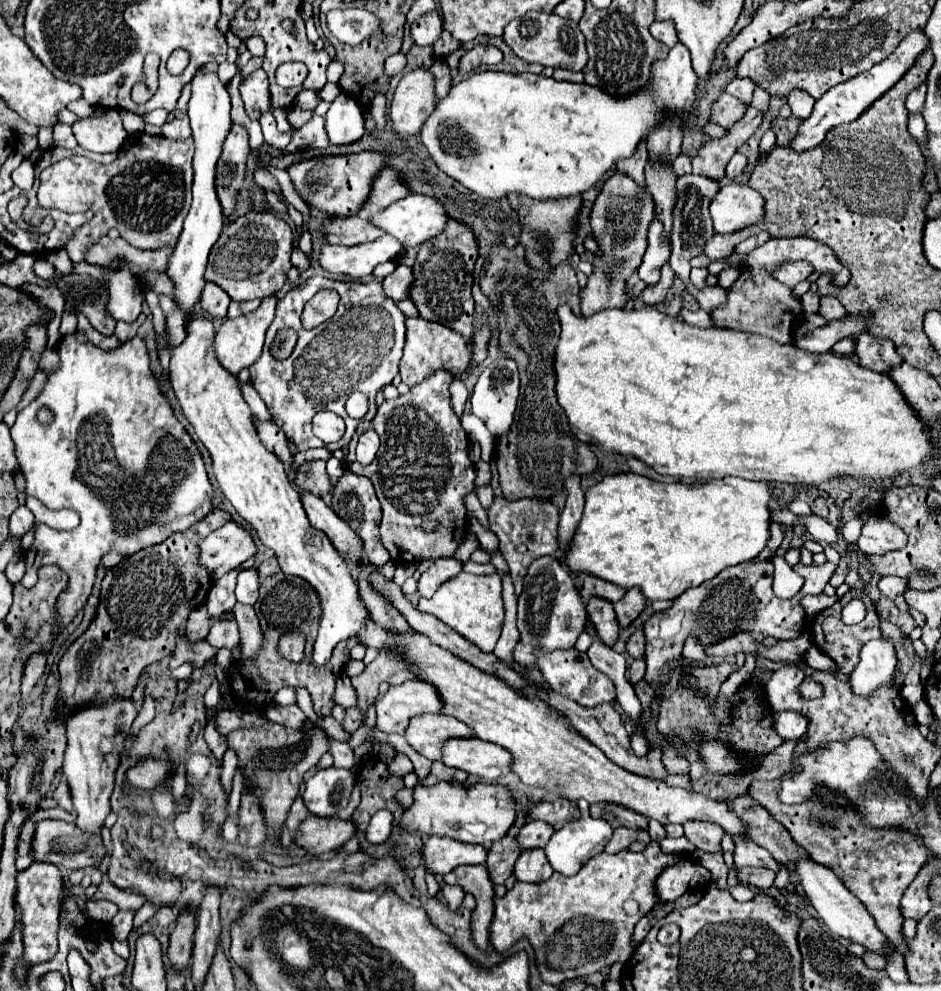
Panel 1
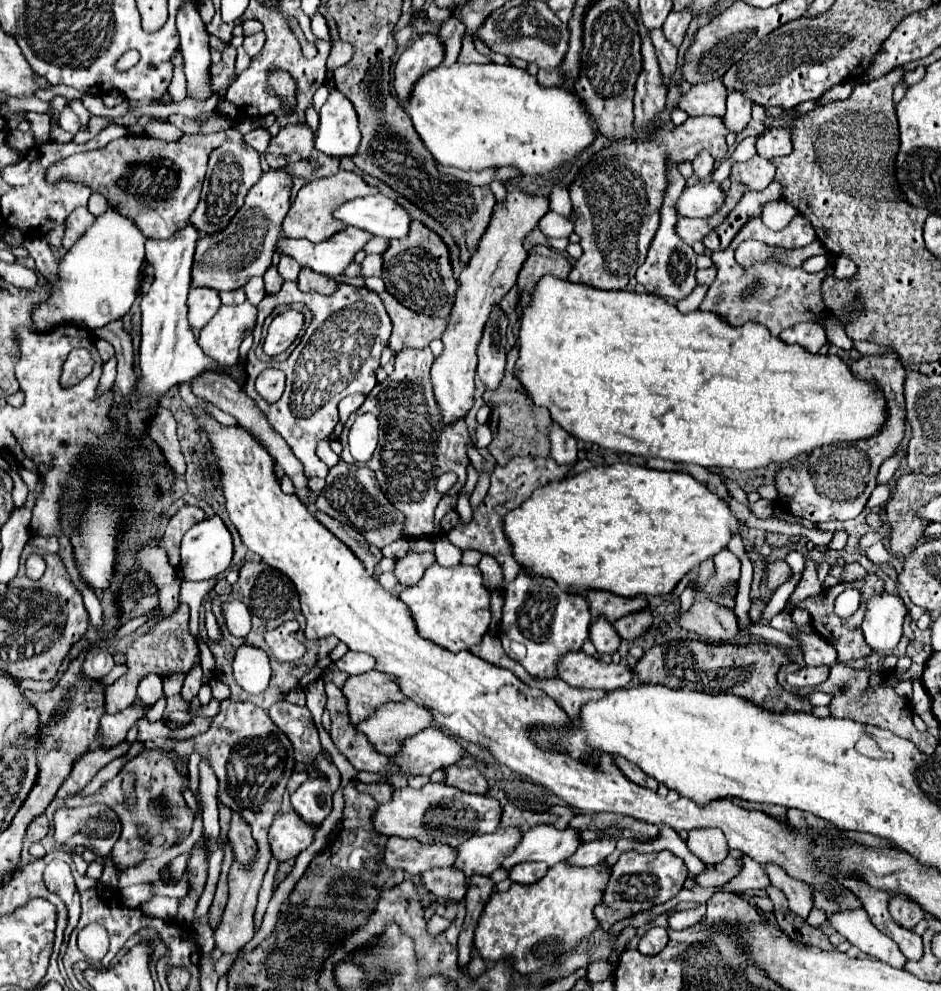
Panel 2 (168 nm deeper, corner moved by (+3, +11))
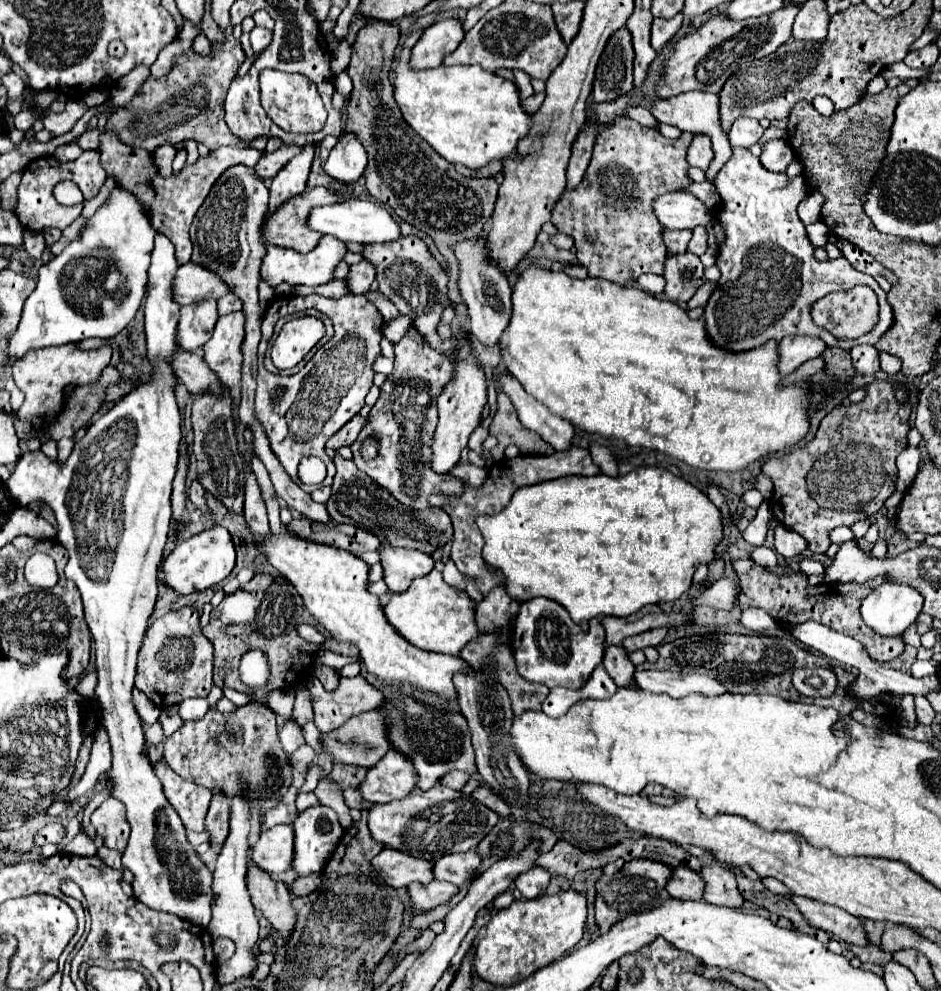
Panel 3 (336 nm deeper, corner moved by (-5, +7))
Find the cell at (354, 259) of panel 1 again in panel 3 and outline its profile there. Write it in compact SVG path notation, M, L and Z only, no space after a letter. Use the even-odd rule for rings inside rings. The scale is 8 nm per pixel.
M323 236L321 242L317 244L317 248L311 250L309 254L299 254L295 250L285 250L285 248L279 248L279 246L267 246L267 254L265 254L263 264L261 264L261 278L271 288L277 288L283 282L291 284L291 286L299 286L299 284L319 286L319 284L333 280L333 270L341 262L345 252L347 252L345 244L337 238L333 238L333 236Z

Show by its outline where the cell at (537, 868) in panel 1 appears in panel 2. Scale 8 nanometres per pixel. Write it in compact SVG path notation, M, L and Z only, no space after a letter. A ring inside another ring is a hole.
M523 862L523 864L513 866L513 870L509 870L509 878L513 882L533 884L539 878L543 878L545 872L547 872L547 866L545 864L539 864L539 862Z

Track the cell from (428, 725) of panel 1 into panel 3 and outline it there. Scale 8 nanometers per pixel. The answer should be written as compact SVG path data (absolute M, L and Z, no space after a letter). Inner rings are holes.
M363 712L359 716L349 718L349 722L345 722L341 728L323 734L321 742L323 742L323 752L329 752L333 756L333 762L347 766L361 766L361 768L373 768L391 748L387 742L383 716L375 712Z

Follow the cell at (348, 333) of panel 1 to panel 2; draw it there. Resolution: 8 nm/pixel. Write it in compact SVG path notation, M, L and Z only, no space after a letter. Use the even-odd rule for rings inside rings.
M283 282L281 290L275 294L267 294L257 306L257 310L259 310L259 318L253 332L255 344L245 362L245 372L247 372L245 392L267 414L271 426L285 438L293 454L301 458L307 478L311 476L325 478L329 468L325 466L325 462L319 460L319 456L315 454L315 448L337 426L339 422L337 404L349 394L367 396L377 384L375 372L379 368L379 358L383 348L389 344L389 334L393 330L391 318L377 292L365 286L359 288L347 282L341 282L341 286L337 286L337 290L331 296L323 296L317 292L303 294L301 290L297 290L297 282ZM293 302L301 302L313 312L313 322L305 330L305 350L293 350L285 362L257 360L255 346L259 344L263 320L273 312L273 308L289 306ZM265 368L279 368L287 374L285 396L273 404L269 404L255 390L255 378Z

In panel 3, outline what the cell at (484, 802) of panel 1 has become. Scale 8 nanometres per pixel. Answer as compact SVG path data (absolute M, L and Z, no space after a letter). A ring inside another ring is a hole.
M437 784L429 790L415 788L403 800L371 806L367 826L373 840L381 842L383 846L433 862L445 854L467 852L477 848L481 838L489 834L489 830L497 824L497 820L499 816L481 802L465 798L463 792L455 792L447 786Z

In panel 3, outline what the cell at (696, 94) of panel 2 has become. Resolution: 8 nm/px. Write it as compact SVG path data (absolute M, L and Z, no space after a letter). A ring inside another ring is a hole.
M685 92L685 94L677 94L673 98L655 100L651 104L649 112L655 116L655 120L659 124L677 126L681 132L701 132L701 134L709 134L711 136L715 156L713 156L711 166L707 166L707 170L705 170L705 180L713 182L713 178L717 176L717 172L721 170L721 166L725 166L725 162L731 156L731 144L727 140L727 134L721 130L721 122L719 122L719 98L717 98L717 94L709 94L709 92Z

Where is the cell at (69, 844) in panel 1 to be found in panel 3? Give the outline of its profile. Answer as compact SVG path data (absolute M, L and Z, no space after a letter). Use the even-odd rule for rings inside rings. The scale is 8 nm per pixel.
M109 798L103 802L103 806L99 806L93 816L93 828L103 836L105 844L113 850L123 852L127 846L127 838L129 838L129 824L125 820L125 806L121 806L121 802Z

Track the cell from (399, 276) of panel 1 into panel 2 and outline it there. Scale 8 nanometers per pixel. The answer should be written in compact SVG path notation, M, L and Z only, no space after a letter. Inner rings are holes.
M369 254L363 262L361 262L361 266L363 266L363 274L365 276L381 276L381 272L383 272L383 262L381 262L381 254Z

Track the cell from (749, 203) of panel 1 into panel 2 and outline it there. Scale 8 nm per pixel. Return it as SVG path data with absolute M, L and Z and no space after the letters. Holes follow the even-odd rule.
M701 180L701 182L689 182L683 190L677 210L681 216L689 218L709 218L713 216L727 200L725 190L713 182L713 180Z

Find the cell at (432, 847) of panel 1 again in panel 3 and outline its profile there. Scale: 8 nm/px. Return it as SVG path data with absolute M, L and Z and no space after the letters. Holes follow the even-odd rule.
M383 848L371 860L371 866L393 888L403 888L411 882L429 884L433 880L433 872L431 872L433 862L407 856L399 850L393 850L393 848Z

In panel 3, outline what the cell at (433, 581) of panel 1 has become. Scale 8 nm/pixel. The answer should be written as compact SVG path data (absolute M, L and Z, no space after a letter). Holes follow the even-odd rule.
M385 538L379 546L381 566L383 566L383 580L389 590L405 592L409 584L417 576L425 576L433 570L435 562L429 554L421 550L407 550L407 548L391 548Z

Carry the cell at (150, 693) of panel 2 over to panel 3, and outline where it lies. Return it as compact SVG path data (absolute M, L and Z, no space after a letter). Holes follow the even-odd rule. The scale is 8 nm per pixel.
M99 730L93 742L91 758L85 768L85 774L81 776L81 782L77 786L71 786L67 790L67 796L63 798L67 804L73 804L77 798L81 798L85 792L89 792L101 778L101 774L111 770L111 748L109 748L109 738L105 730Z

